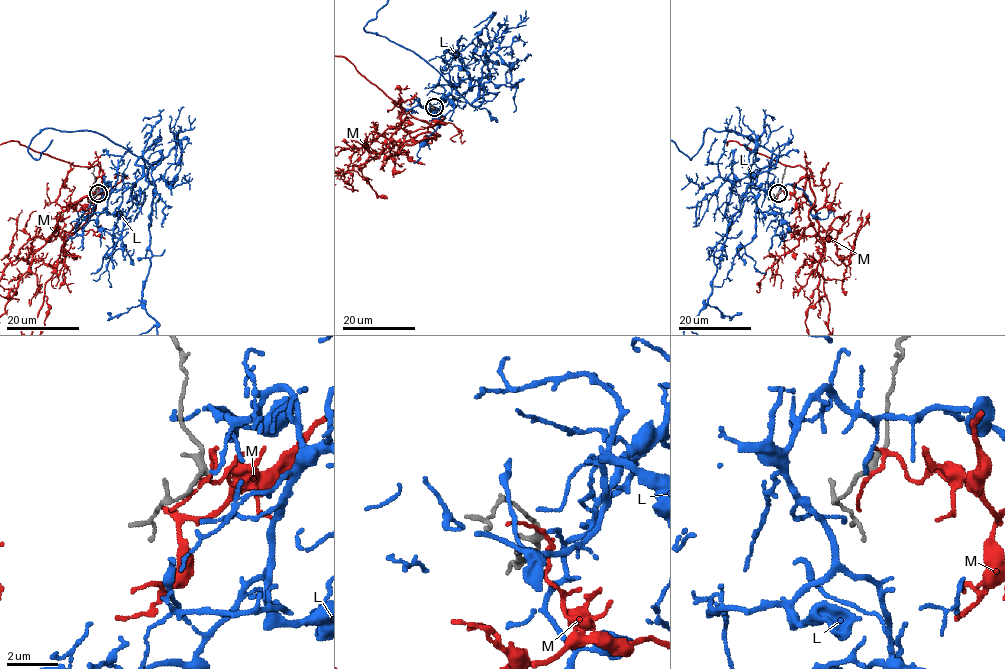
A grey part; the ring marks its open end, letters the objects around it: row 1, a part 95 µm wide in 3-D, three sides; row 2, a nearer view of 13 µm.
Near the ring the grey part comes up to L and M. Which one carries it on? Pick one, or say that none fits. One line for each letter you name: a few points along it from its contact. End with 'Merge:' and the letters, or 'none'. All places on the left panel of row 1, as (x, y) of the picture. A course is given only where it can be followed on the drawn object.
L: via (98, 193), (114, 188), (129, 150), (50, 128), (28, 152), (38, 159), (71, 119), (81, 48)
Merge: L

